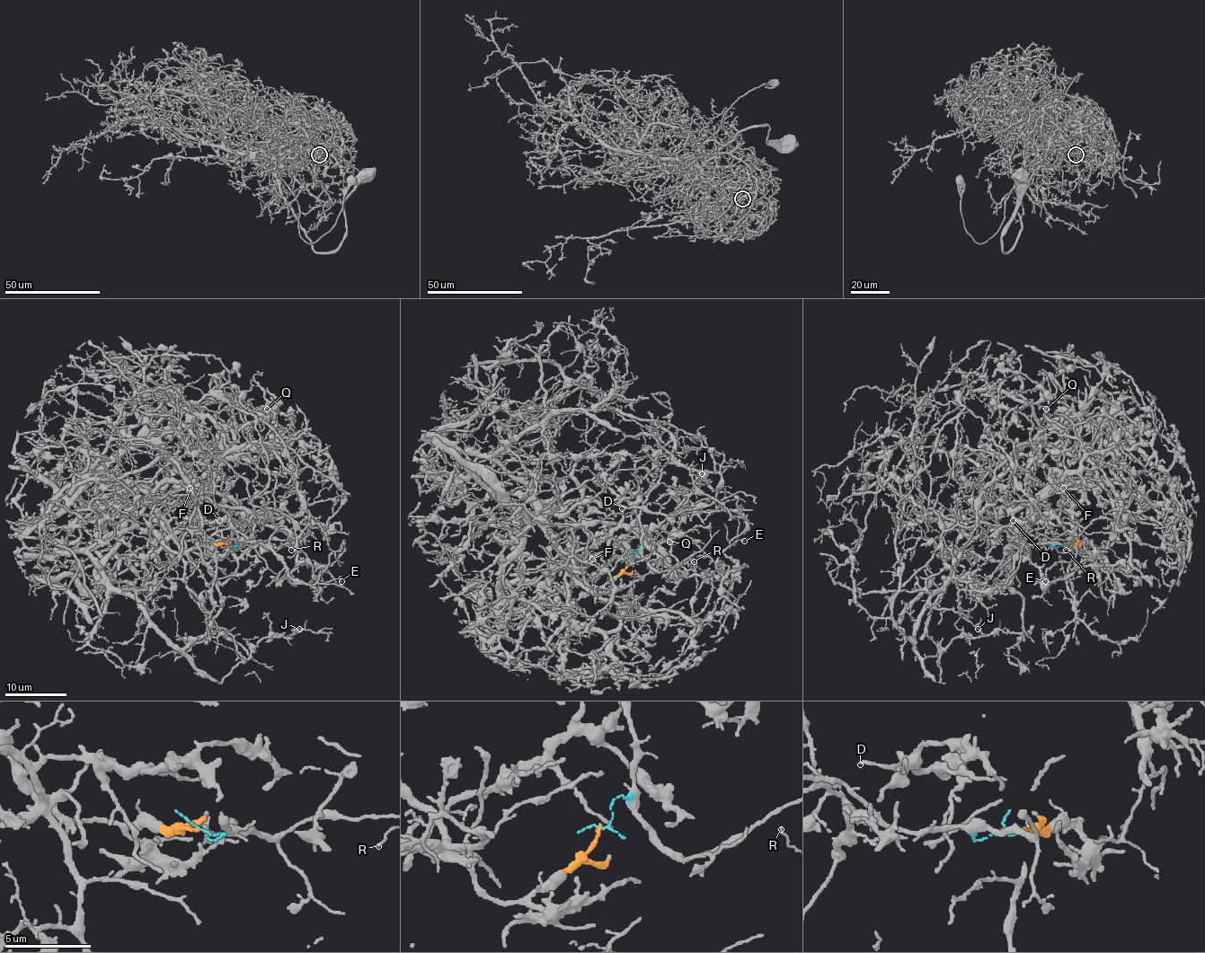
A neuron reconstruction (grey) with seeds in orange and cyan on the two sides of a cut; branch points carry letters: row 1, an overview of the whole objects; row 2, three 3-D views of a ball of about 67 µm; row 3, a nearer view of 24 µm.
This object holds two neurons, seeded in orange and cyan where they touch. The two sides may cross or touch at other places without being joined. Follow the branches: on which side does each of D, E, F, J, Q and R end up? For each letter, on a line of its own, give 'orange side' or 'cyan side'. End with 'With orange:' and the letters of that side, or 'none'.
D: orange side
E: orange side
F: orange side
J: orange side
Q: orange side
R: orange side
With orange: D, E, F, J, Q, R

